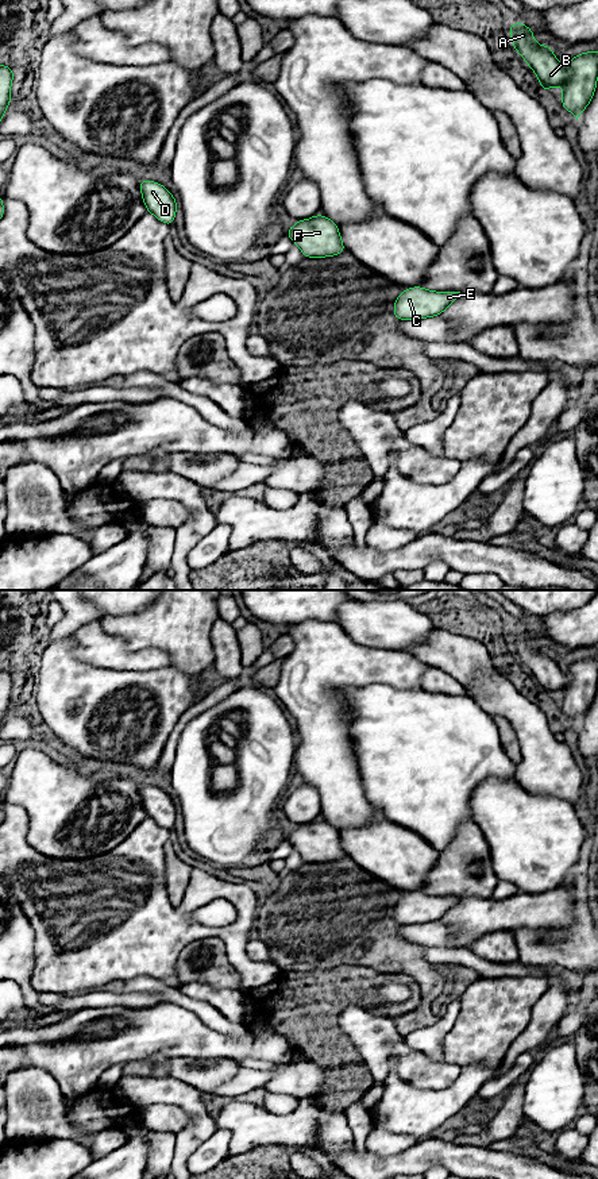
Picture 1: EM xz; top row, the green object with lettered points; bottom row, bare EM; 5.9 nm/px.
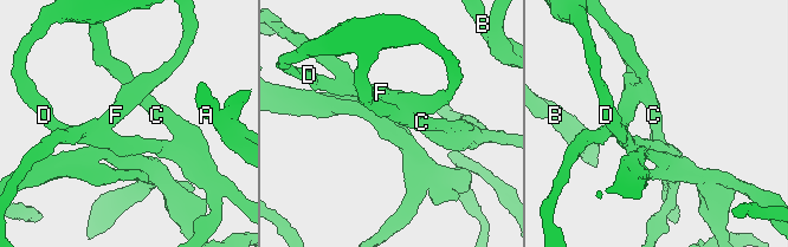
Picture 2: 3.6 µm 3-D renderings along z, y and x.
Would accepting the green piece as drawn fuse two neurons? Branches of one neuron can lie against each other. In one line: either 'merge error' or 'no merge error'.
no merge error

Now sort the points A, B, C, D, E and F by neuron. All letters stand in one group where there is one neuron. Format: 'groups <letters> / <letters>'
groups A B C D E F

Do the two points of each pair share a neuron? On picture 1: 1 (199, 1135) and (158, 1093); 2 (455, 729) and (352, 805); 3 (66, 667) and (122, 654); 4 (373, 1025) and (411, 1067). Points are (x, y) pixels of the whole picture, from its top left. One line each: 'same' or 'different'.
1: same
2: different
3: different
4: same

